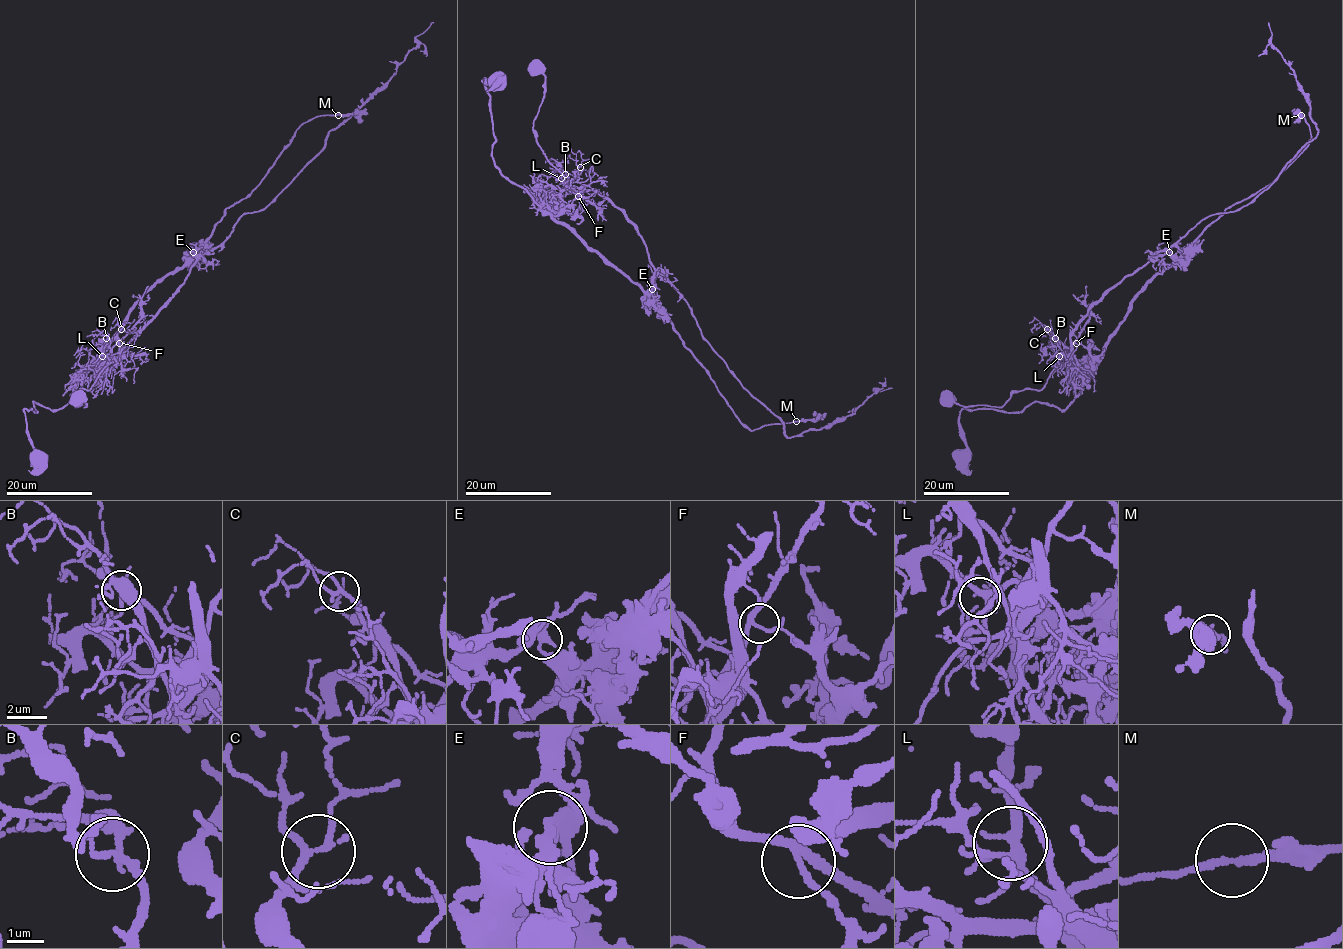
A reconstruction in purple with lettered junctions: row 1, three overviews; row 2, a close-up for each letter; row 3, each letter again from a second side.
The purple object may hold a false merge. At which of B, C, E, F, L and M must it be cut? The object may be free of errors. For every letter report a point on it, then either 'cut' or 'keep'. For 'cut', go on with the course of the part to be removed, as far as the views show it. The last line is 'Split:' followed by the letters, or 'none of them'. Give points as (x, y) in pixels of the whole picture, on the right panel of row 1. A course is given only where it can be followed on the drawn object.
B: at (1055, 338); keep
C: at (1047, 329); keep
E: at (1169, 252); cut; foreign part runs (1169, 252), (1153, 254), (1211, 215), (1252, 201), (1318, 131), (1295, 73), (1271, 43), (1269, 22)
F: at (1076, 343); keep
L: at (1059, 356); keep
M: at (1301, 115); keep
Split: E

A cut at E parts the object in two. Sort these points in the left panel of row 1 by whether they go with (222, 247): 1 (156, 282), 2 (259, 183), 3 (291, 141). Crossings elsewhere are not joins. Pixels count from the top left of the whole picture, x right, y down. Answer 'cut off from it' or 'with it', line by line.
1: cut off from it
2: cut off from it
3: cut off from it

